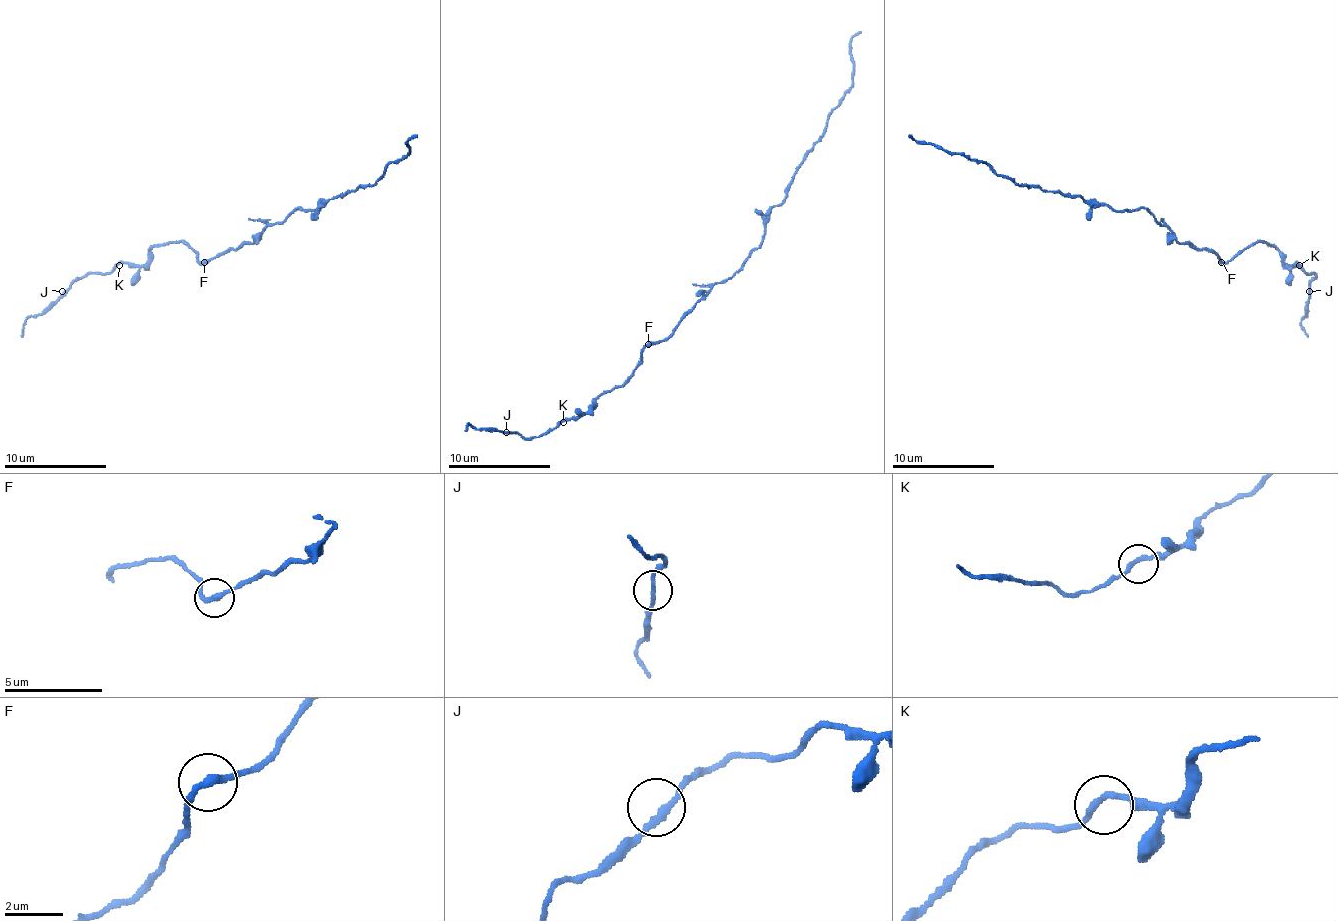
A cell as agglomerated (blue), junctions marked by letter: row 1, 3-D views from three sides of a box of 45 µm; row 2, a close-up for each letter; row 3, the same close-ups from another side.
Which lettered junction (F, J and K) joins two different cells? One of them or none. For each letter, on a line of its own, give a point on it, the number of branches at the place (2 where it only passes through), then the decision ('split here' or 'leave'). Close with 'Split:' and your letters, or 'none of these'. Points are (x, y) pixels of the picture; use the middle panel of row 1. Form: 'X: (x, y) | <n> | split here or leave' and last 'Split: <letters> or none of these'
F: (648, 344) | 2 | leave
J: (506, 432) | 2 | leave
K: (563, 422) | 2 | leave
Split: none of these

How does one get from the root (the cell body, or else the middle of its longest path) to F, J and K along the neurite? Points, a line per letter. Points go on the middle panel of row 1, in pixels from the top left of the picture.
F: (704, 296), (663, 340), (648, 345)
J: (704, 296), (586, 412), (537, 437), (506, 432)
K: (704, 296), (663, 340), (650, 342), (643, 350), (640, 363), (619, 386), (604, 391), (586, 412), (563, 422)

